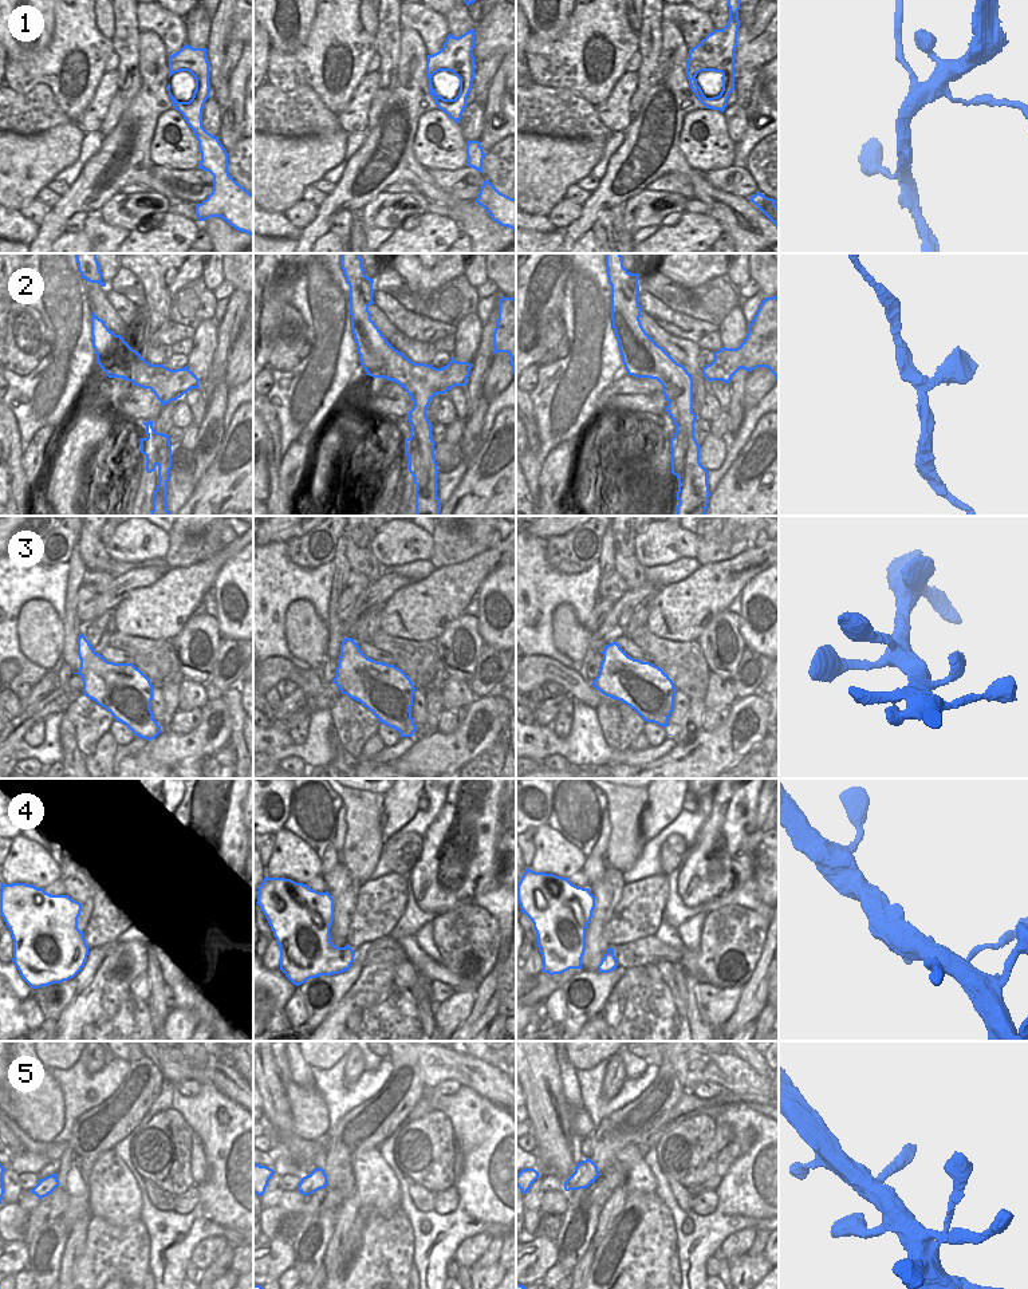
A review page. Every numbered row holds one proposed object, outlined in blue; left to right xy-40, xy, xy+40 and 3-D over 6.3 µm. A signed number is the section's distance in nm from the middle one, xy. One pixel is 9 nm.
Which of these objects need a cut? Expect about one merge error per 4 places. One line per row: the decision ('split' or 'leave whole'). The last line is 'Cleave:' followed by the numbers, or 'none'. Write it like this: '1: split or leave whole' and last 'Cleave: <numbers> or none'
1: leave whole
2: leave whole
3: leave whole
4: leave whole
5: leave whole
Cleave: none

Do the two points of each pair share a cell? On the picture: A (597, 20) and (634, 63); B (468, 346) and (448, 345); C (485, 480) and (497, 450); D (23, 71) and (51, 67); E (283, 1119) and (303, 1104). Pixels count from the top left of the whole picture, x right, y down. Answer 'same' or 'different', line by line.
A: different
B: different
C: same
D: same
E: different

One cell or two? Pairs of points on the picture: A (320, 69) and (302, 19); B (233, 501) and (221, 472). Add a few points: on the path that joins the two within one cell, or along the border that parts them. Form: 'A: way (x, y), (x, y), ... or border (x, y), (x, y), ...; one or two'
A: border (315, 14), (307, 39), (291, 52), (280, 52); two
B: way (233, 495), (233, 484), (228, 479); one

